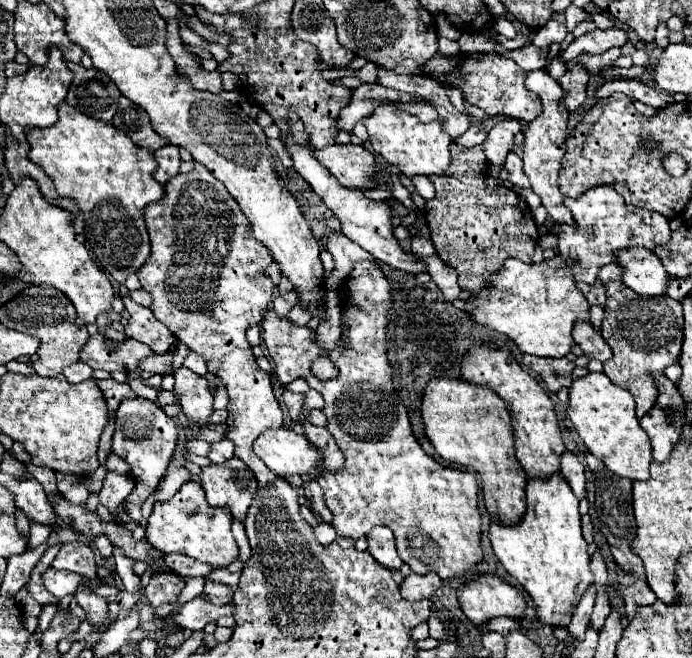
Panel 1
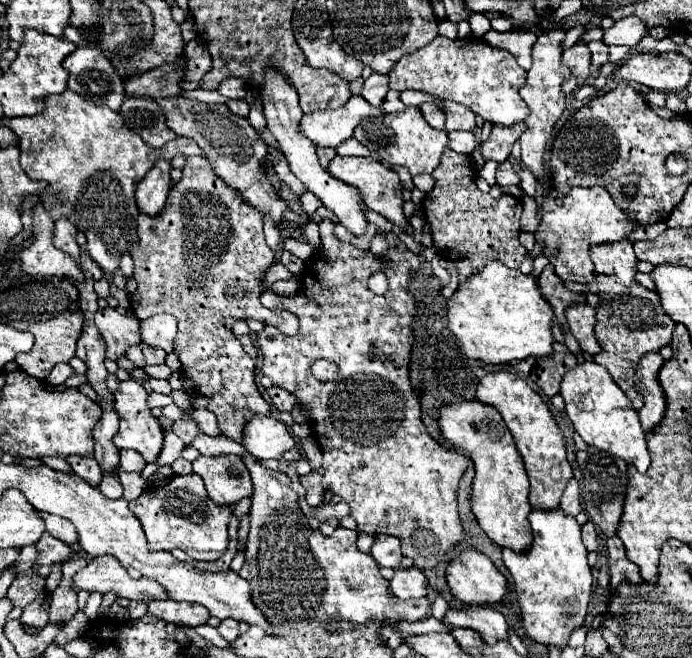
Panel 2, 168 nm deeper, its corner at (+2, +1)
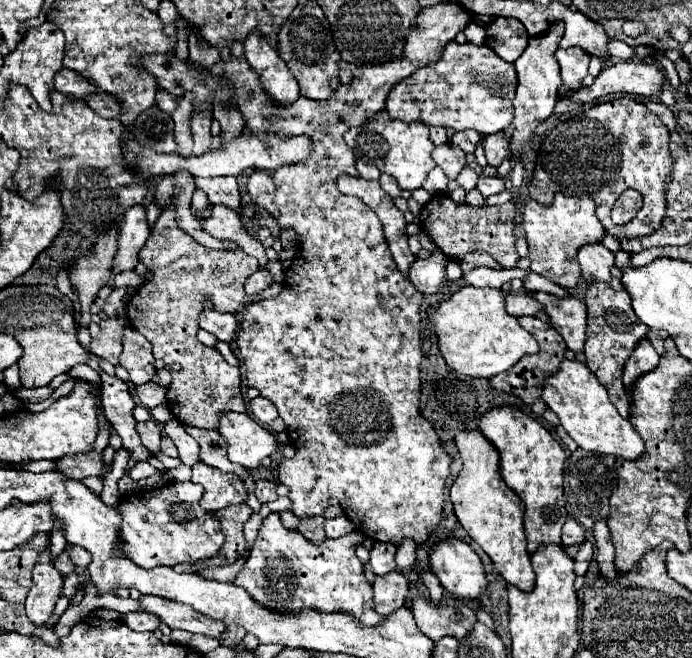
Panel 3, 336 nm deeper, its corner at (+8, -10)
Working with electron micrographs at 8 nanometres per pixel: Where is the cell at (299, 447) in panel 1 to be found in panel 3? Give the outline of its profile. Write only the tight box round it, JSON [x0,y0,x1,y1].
[218,412,278,468]

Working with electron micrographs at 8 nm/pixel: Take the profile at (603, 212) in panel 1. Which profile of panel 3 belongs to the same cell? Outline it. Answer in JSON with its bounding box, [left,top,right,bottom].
[522,194,606,288]

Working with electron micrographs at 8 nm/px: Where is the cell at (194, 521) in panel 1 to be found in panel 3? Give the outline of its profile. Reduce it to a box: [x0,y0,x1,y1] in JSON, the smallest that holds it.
[118,482,224,568]

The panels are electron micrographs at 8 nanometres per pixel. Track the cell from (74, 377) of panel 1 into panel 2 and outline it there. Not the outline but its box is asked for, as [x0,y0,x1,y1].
[44,363,72,385]

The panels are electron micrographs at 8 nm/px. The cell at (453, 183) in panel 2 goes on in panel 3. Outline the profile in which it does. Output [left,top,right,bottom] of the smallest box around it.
[420,192,520,268]

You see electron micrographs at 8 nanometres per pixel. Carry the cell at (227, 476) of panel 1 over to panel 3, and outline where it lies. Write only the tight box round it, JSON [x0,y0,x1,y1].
[192,462,246,512]

